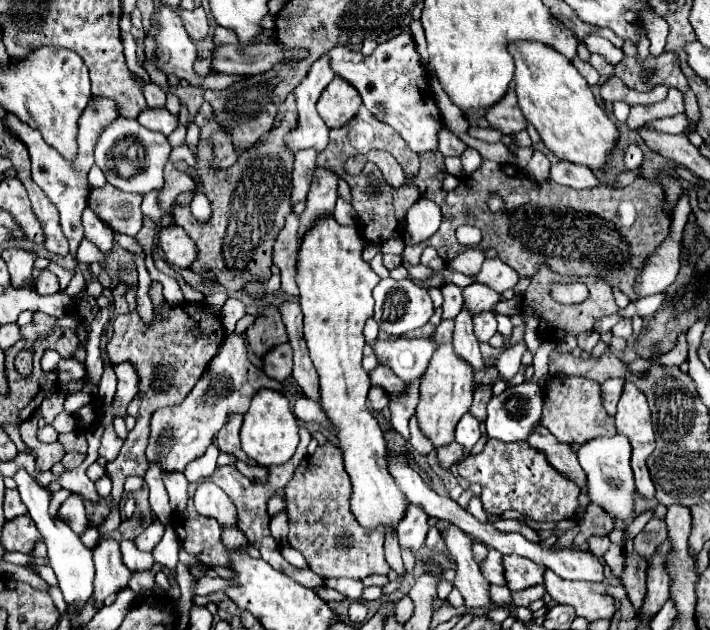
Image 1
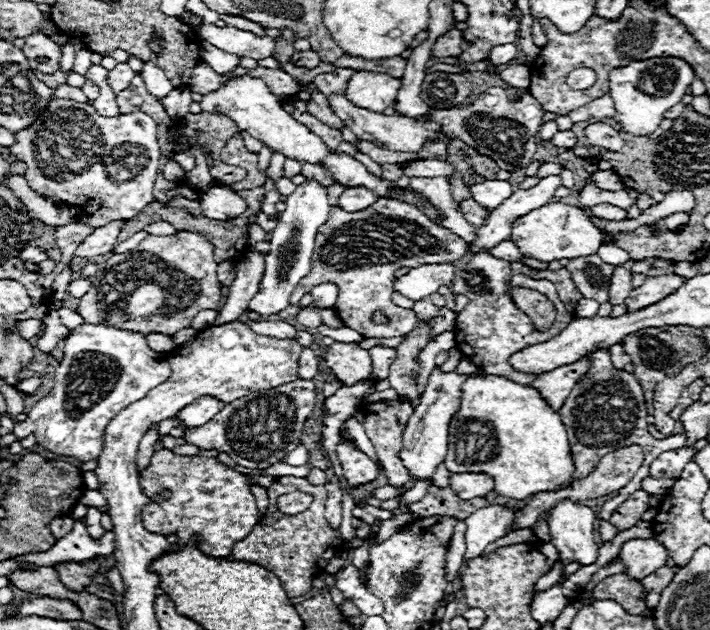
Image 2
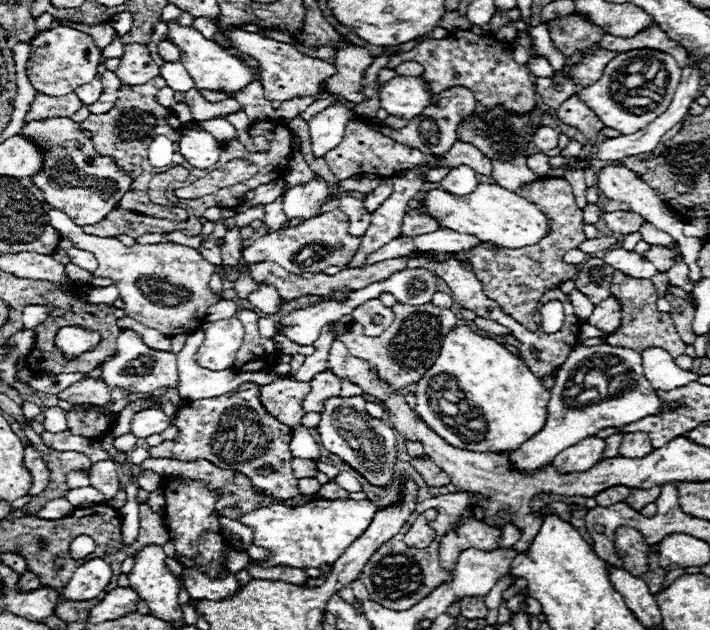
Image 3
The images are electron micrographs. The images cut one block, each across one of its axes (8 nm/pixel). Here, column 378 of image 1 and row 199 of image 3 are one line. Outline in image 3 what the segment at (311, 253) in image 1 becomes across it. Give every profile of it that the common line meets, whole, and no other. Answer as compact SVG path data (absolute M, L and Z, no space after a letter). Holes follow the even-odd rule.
M478 184L476 190L468 196L454 196L444 190L432 190L422 206L426 206L426 210L438 218L442 228L450 228L460 234L472 234L502 248L530 246L550 234L550 220L538 210L536 204L498 184ZM278 198L274 204L266 204L266 218L264 224L268 226L268 232L276 232L284 226L286 214L282 212L282 198Z

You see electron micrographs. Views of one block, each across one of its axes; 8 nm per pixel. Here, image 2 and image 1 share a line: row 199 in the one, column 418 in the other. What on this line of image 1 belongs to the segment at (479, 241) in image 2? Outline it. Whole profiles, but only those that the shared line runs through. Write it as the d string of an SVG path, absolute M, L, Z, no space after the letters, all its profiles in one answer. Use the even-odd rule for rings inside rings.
M410 504L404 518L396 526L400 548L410 550L410 552L418 552L424 544L426 532L428 532L428 514L420 512L420 508Z

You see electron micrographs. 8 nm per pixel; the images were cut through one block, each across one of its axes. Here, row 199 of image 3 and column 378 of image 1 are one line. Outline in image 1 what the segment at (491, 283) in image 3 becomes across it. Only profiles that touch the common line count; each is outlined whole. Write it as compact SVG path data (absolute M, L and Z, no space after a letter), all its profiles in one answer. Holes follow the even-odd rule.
M326 442L324 446L318 446L318 450L308 456L310 466L298 466L292 480L284 486L286 492L286 510L288 510L288 524L290 524L290 534L288 534L288 544L302 552L302 556L308 560L310 570L316 572L318 576L326 578L354 578L354 580L364 580L370 574L388 574L390 566L384 558L384 528L376 530L376 536L370 536L370 530L360 528L358 520L354 518L350 510L350 494L352 494L352 484L350 476L344 468L342 460L342 450L334 446L332 442Z

